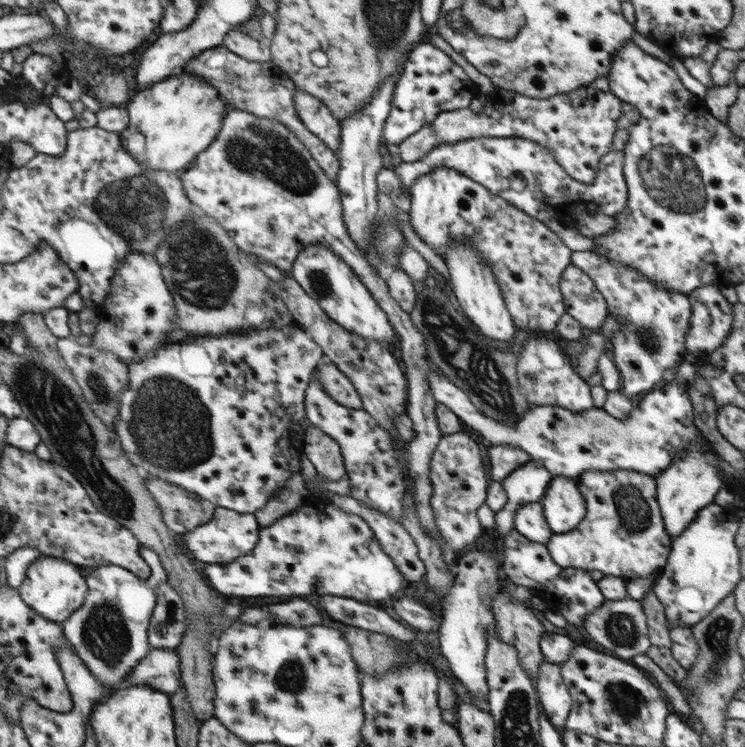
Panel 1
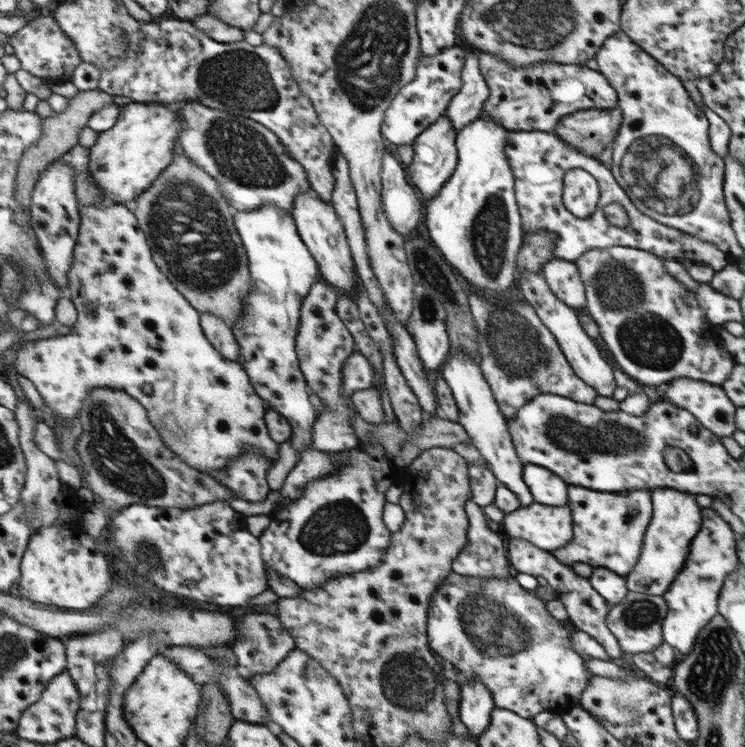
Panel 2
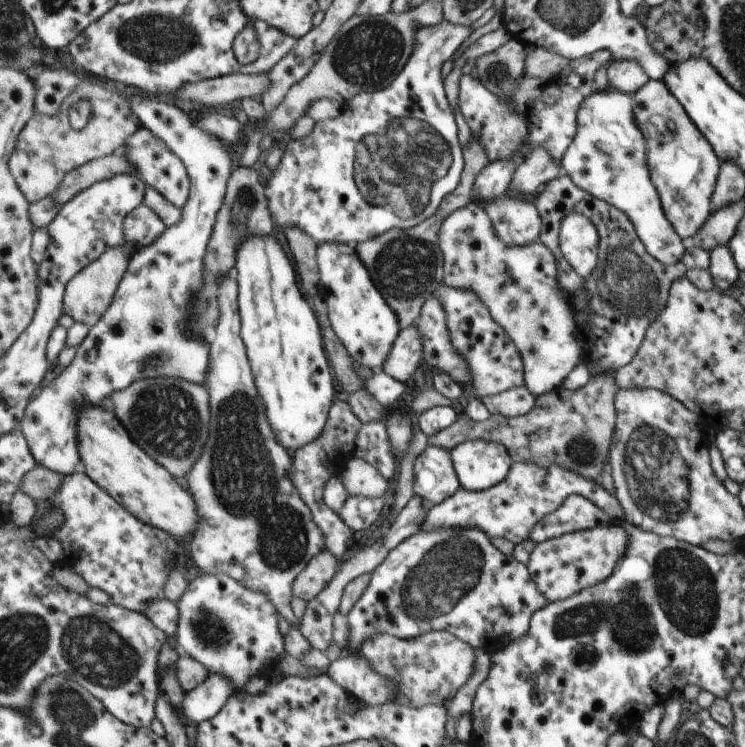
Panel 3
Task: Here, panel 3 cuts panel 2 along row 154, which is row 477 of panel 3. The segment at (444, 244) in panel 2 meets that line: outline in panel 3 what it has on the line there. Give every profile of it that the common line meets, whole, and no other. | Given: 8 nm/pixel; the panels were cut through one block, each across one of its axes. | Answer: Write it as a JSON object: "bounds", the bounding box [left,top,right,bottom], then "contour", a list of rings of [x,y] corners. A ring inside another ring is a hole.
{"bounds":[451,439,514,491],"contour":[[[482,439],[464,441],[451,452],[461,488],[485,491],[505,480],[514,458],[502,443]]]}

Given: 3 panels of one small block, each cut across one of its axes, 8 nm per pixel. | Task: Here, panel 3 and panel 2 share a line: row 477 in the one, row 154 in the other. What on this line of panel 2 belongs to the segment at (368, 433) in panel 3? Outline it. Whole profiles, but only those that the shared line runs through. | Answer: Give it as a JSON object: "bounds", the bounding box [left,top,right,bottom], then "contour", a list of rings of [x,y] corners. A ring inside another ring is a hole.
{"bounds":[382,147,423,238],"contour":[[[387,147],[385,158],[382,158],[382,204],[390,224],[406,238],[415,234],[423,213],[422,202],[416,188],[406,180],[406,167],[394,159],[390,151]]]}

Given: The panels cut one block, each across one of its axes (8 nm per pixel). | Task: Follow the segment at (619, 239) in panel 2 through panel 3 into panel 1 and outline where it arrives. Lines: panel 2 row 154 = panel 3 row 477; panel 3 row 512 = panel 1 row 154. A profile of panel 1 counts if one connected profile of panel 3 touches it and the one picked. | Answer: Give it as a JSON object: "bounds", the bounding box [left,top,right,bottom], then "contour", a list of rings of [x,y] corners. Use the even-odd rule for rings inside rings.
{"bounds":[393,137,628,222],"contour":[[[517,137],[478,138],[456,143],[440,143],[416,162],[402,161],[393,168],[402,183],[403,190],[410,195],[411,187],[423,174],[437,167],[457,169],[470,179],[485,185],[490,192],[510,201],[513,207],[522,209],[538,220],[556,218],[569,222],[576,213],[614,216],[628,206],[628,184],[624,175],[625,153],[611,150],[598,163],[598,172],[593,184],[582,184],[561,167],[553,151],[541,142]]]}

